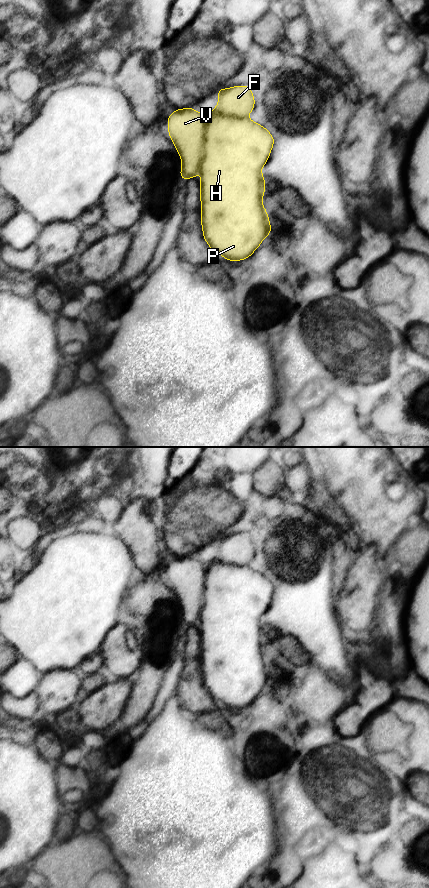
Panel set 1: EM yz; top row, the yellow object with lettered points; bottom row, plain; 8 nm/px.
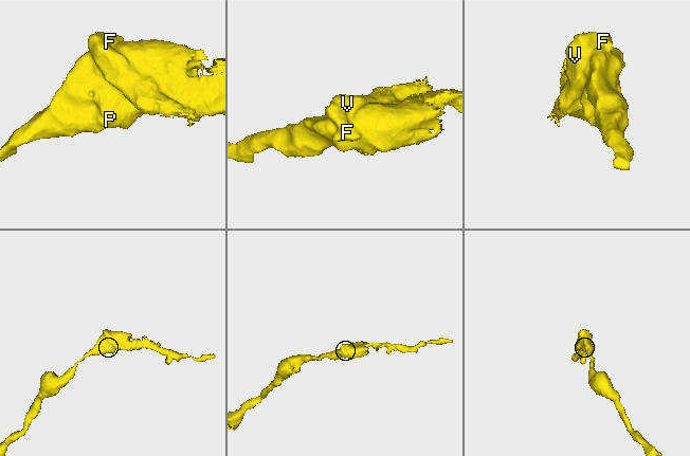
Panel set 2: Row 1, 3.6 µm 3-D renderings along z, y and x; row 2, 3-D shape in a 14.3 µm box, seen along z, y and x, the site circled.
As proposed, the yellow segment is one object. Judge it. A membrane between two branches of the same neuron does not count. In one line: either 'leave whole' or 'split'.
split

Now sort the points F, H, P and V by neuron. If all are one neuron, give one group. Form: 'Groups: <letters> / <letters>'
Groups: F V / H P

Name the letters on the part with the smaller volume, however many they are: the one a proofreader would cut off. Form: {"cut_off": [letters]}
{"cut_off": ["F", "V"]}

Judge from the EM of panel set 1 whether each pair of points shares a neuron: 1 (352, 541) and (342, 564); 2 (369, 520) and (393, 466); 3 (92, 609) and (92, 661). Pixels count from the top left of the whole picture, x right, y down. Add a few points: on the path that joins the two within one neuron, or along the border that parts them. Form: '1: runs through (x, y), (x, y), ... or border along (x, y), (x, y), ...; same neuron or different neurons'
1: runs through (346, 547), (343, 558); same neuron
2: runs through (364, 506), (364, 493), (379, 478); same neuron
3: border along (97, 651), (90, 654), (78, 666); different neurons

